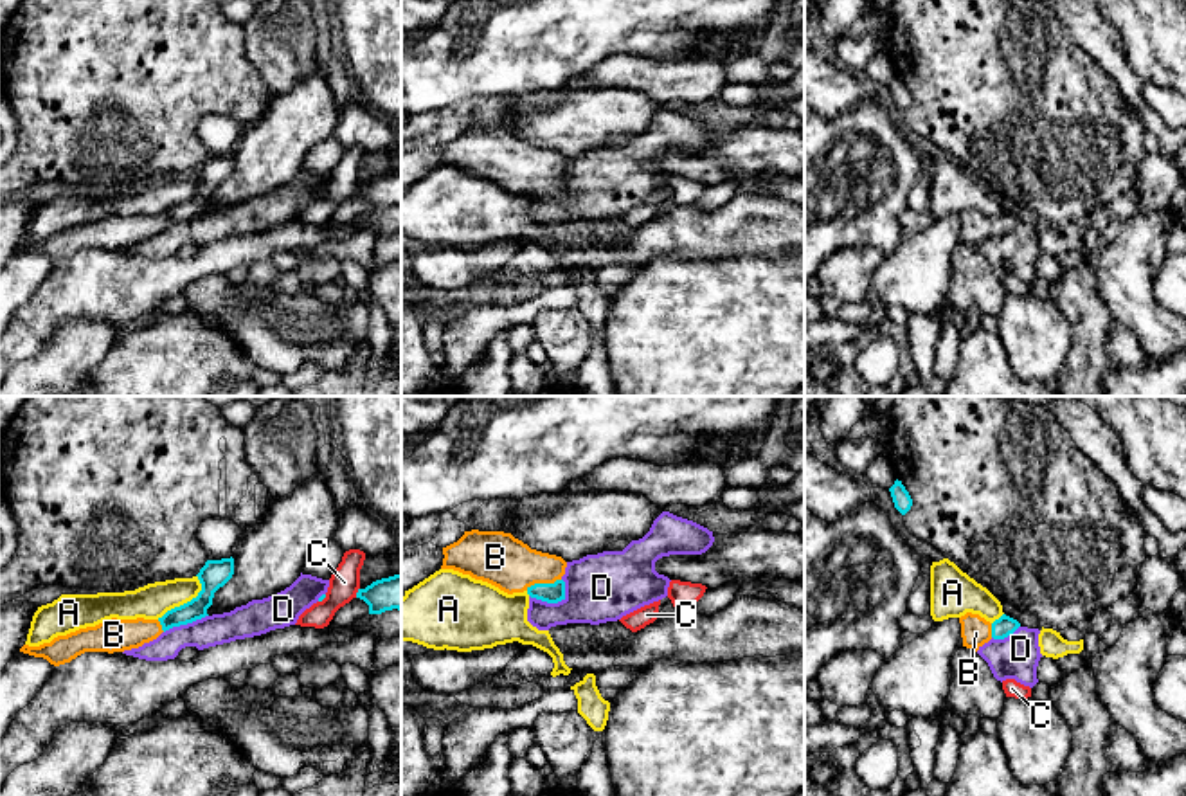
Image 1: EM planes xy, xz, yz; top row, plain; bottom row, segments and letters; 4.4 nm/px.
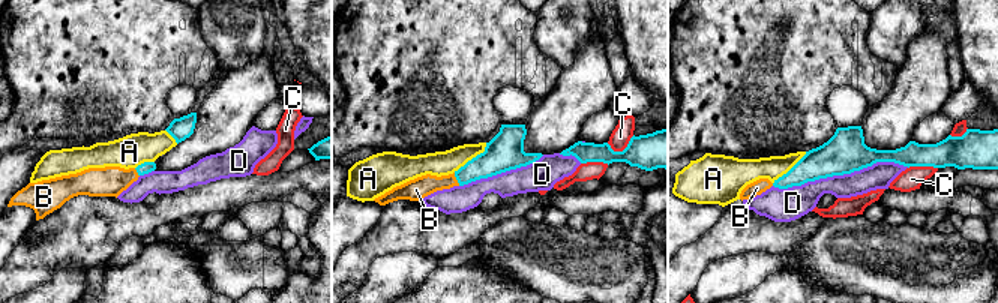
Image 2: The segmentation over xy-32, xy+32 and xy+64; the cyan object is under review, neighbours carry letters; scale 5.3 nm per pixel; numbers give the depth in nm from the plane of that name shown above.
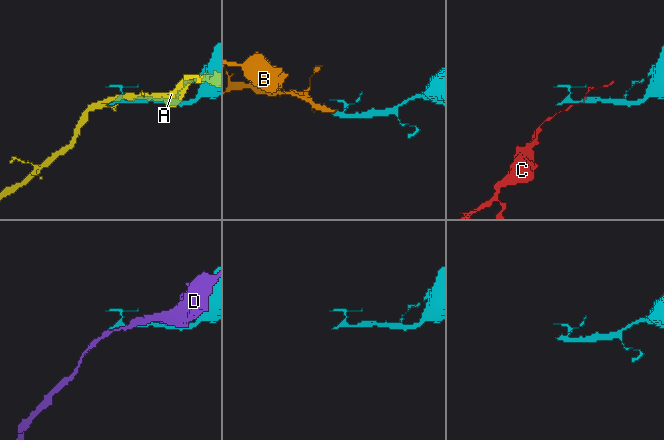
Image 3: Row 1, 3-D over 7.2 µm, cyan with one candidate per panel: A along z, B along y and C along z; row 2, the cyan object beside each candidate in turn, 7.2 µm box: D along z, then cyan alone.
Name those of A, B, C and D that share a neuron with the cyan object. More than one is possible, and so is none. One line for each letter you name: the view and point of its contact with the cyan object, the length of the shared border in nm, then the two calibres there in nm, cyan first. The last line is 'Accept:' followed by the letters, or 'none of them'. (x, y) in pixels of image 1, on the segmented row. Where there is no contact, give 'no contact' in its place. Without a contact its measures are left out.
B: contact xz (542, 584); length 170 nm; calibres 90 and 240 nm
Accept: B

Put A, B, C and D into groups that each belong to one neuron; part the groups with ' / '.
A / B / C / D

